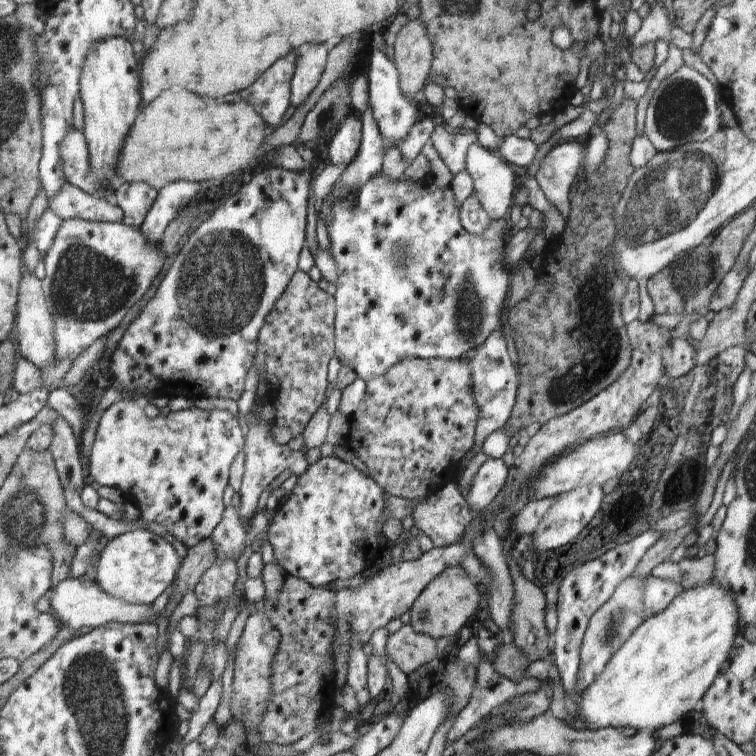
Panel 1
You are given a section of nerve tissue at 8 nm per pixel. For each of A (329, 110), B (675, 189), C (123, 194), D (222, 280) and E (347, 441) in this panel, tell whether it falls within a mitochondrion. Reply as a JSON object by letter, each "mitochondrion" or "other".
{"A":"mitochondrion","B":"mitochondrion","C":"other","D":"mitochondrion","E":"other"}

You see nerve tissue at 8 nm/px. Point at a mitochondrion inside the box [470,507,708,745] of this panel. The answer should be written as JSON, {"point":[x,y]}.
{"point":[608,634]}

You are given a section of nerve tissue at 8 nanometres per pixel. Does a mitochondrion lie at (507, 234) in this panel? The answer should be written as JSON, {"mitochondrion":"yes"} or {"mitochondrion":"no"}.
{"mitochondrion":"no"}

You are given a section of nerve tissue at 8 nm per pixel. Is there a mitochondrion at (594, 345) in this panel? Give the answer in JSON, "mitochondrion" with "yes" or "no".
{"mitochondrion":"yes"}

